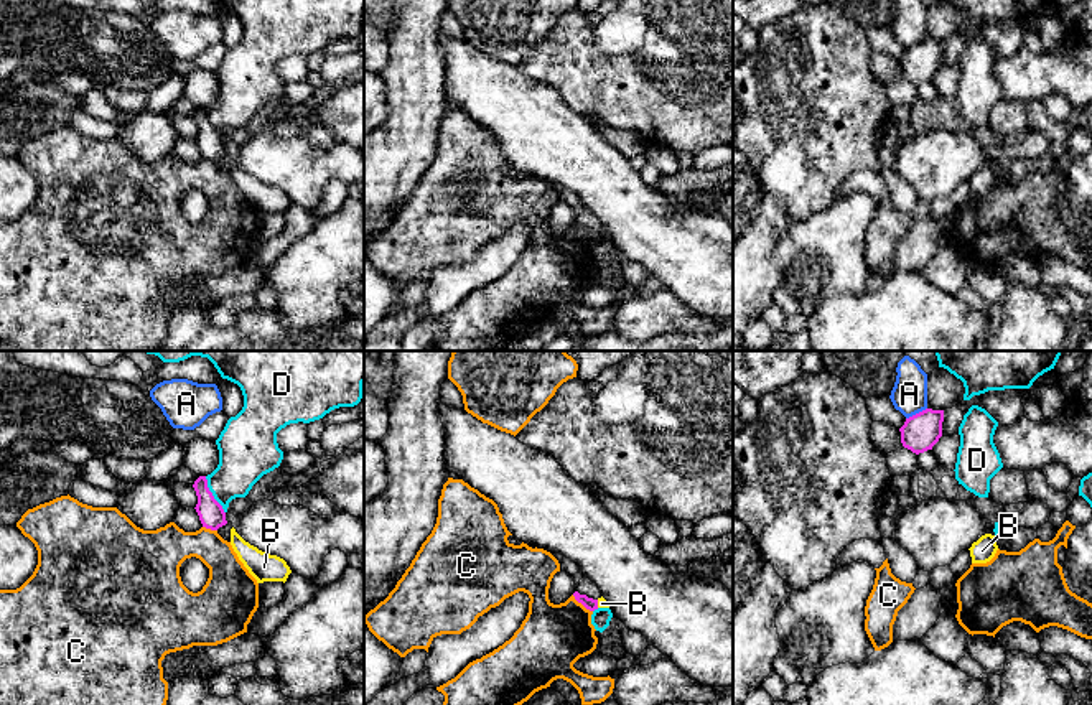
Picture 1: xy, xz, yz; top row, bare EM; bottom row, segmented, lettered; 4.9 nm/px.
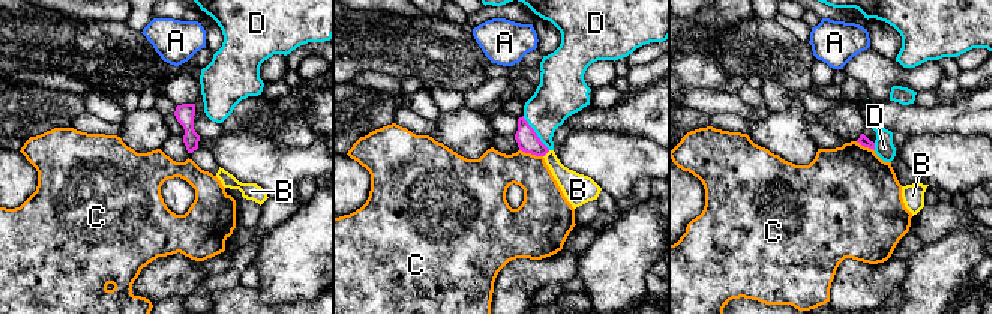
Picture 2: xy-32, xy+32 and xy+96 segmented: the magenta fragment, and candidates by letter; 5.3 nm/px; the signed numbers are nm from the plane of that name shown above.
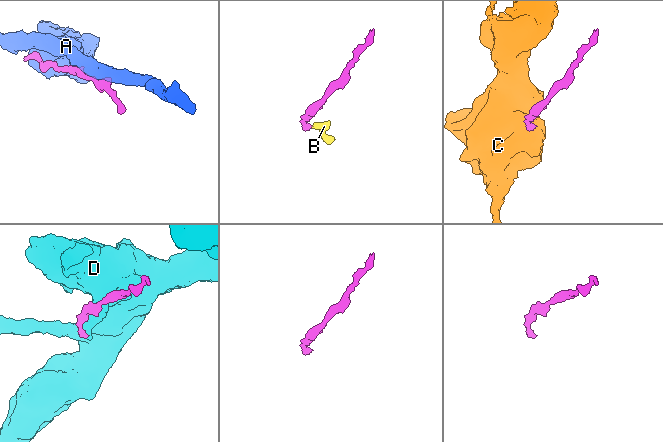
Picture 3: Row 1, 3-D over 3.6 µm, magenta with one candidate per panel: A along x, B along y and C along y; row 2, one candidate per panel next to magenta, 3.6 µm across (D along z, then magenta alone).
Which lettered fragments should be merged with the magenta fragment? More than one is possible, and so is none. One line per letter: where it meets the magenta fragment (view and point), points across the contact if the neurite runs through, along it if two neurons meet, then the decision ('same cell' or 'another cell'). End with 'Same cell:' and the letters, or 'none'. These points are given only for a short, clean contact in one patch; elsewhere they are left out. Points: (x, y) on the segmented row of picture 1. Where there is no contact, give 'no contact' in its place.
A: contact yz (916, 414); another cell
B: contact xz (597, 603); way xz (588, 603), (597, 603), (602, 603); same cell
C: contact xz (582, 603); border xz (572, 595), (592, 611); another cell
D: contact xy (211, 494); border xy (205, 476), (208, 490), (224, 513); another cell
Same cell: B

